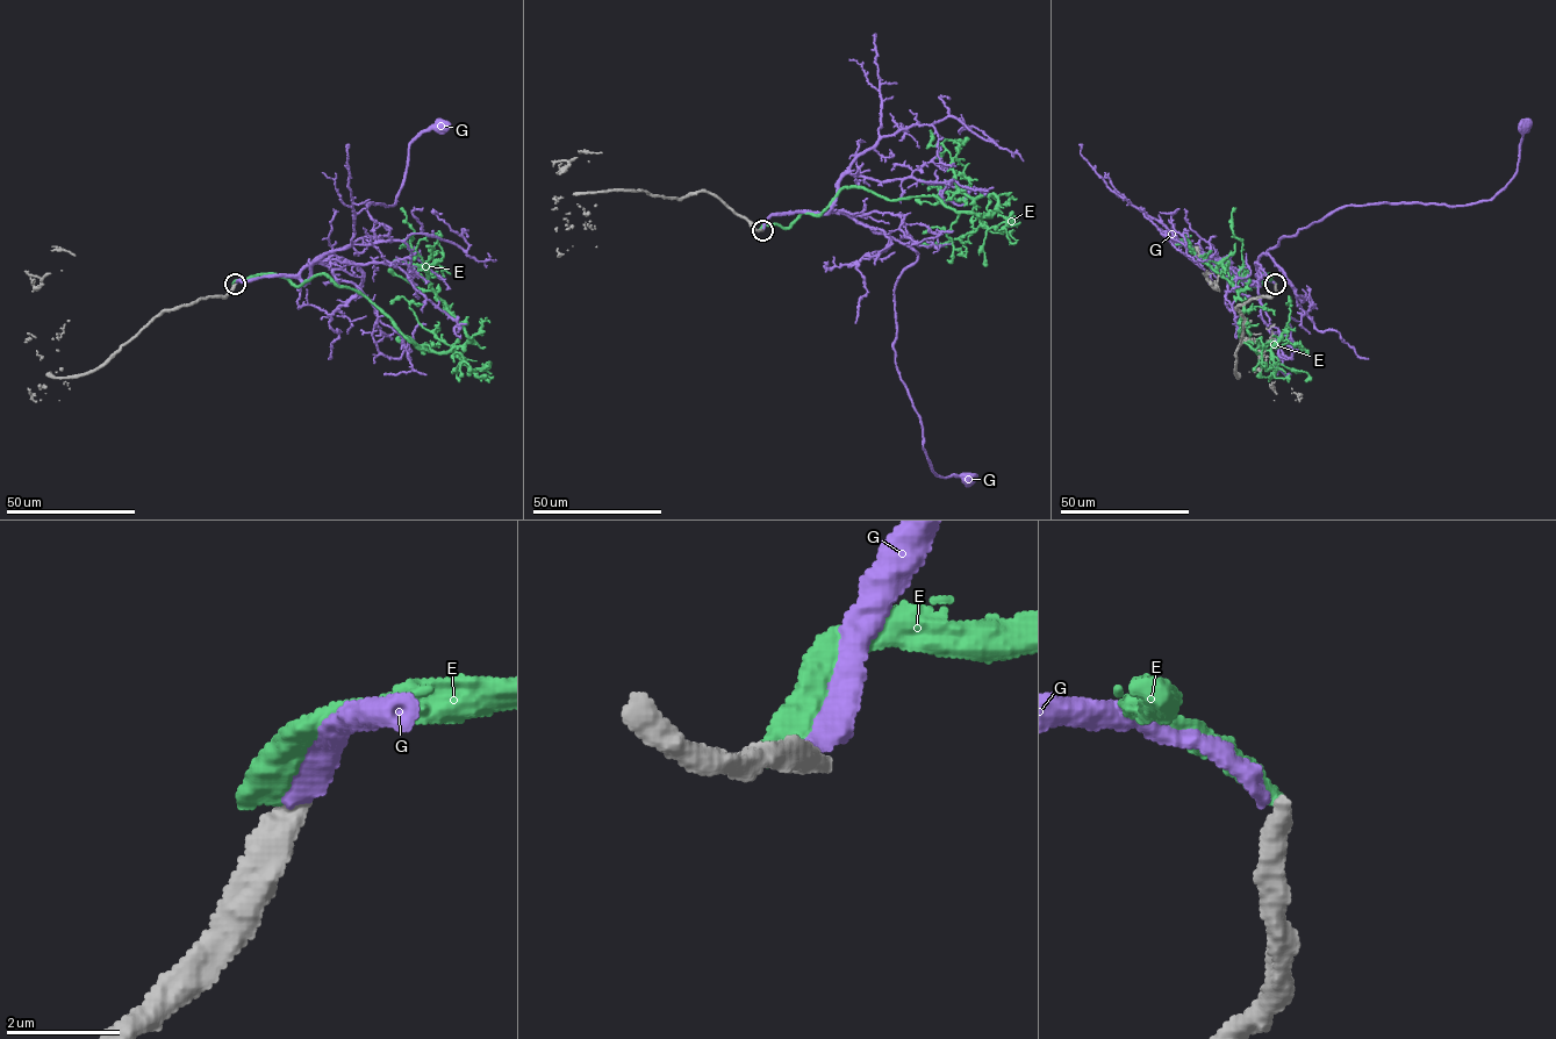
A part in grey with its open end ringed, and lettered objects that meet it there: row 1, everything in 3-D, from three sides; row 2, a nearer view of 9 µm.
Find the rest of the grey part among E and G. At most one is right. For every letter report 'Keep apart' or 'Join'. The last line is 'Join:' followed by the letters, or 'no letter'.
E: Keep apart
G: Join
Join: G

